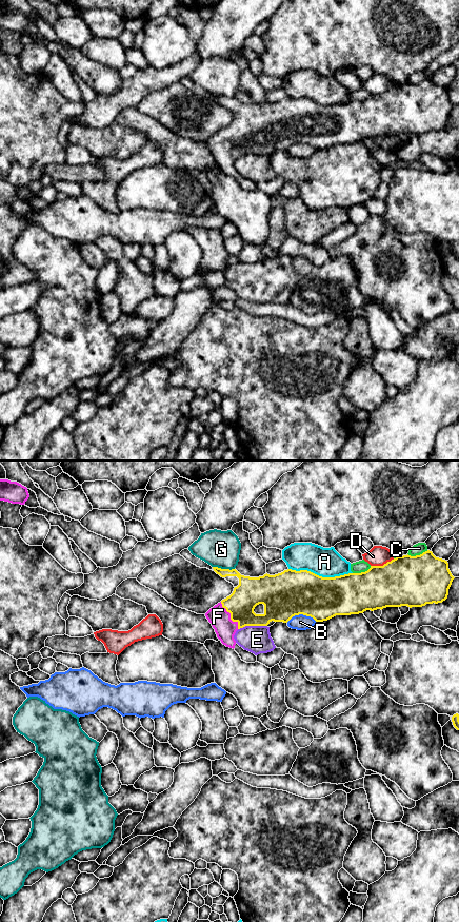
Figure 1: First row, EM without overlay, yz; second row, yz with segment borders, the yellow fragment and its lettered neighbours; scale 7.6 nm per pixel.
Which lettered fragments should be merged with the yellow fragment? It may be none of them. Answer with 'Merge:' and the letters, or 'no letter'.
Merge: F

